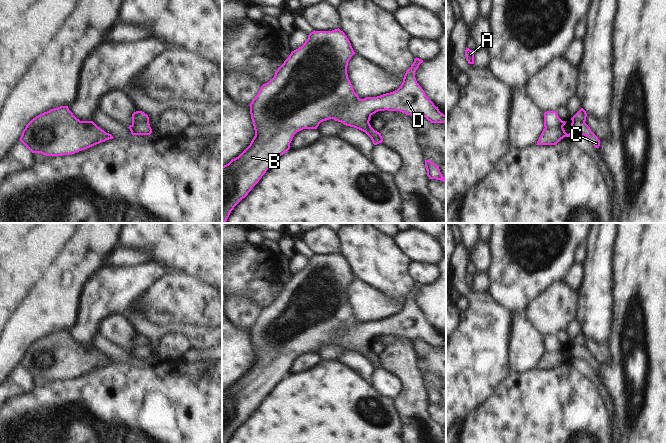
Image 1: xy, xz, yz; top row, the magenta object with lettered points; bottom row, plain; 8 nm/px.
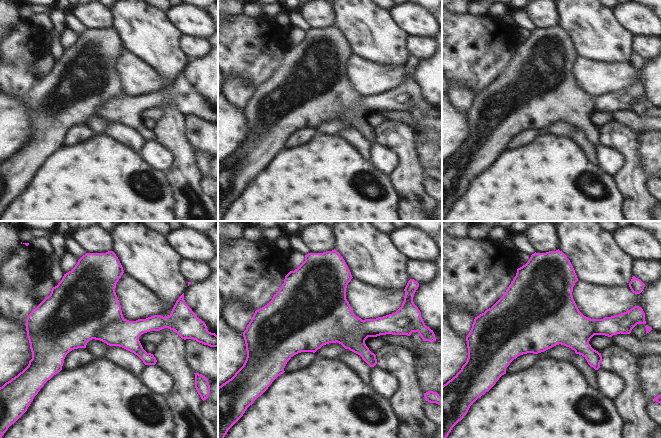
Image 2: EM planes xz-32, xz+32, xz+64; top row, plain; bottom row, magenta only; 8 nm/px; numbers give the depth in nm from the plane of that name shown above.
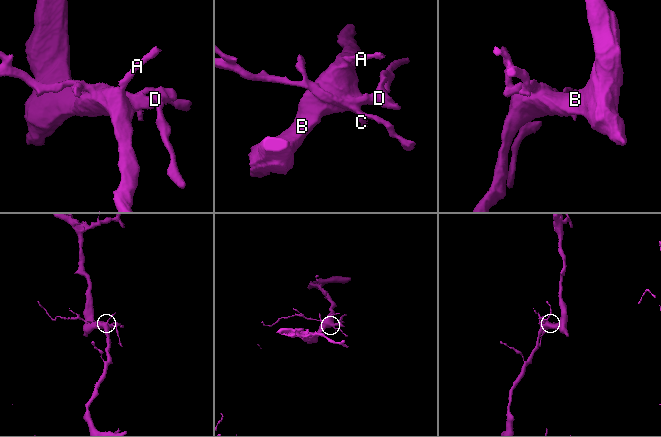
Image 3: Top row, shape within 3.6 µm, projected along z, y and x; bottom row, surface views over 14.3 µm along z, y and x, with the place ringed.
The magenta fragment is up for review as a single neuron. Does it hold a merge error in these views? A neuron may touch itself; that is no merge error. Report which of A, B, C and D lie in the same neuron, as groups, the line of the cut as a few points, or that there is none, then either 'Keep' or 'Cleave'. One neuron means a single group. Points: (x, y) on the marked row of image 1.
Groups: A B C / D. Split along xz (359, 98), (340, 105), (331, 118). Cleave.

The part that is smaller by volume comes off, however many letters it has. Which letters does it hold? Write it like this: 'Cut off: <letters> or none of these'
Cut off: D

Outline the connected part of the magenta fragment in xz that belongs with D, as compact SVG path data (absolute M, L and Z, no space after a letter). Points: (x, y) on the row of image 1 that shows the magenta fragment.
M415 58L406 71L401 86L390 93L377 97L366 97L337 108L332 119L363 132L370 130L371 116L378 111L400 111L406 115L422 115L431 123L446 123L446 115L441 113L428 99L417 83L415 72L423 60Z

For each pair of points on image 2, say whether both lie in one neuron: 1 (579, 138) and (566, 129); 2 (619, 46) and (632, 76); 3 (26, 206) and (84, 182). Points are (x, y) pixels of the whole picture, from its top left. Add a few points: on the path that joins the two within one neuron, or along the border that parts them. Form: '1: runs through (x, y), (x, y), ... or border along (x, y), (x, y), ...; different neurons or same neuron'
1: border along (576, 130), (568, 137); different neurons
2: border along (628, 61), (602, 62); different neurons
3: runs through (40, 206), (60, 206), (70, 196); same neuron

